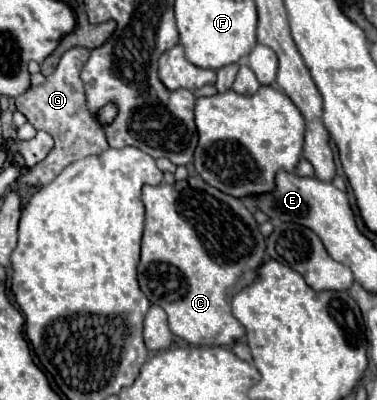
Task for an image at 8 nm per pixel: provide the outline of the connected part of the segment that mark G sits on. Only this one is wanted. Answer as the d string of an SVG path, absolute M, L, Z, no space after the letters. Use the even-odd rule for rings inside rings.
M72 47L70 51L66 51L62 55L58 67L54 69L52 75L46 77L46 81L42 85L30 87L26 93L16 97L16 109L26 115L28 123L34 129L42 129L42 131L50 133L54 137L54 141L56 141L52 153L44 161L34 165L28 173L24 173L20 177L22 183L46 185L56 175L60 175L60 171L66 169L70 163L74 163L74 161L78 161L82 157L88 157L88 155L100 155L110 147L108 141L106 141L102 125L110 123L116 117L116 107L114 105L106 105L100 111L100 123L96 123L92 119L90 111L86 109L86 97L84 97L84 87L82 87L82 81L80 81L80 69L88 61L88 55L90 55L88 49Z

